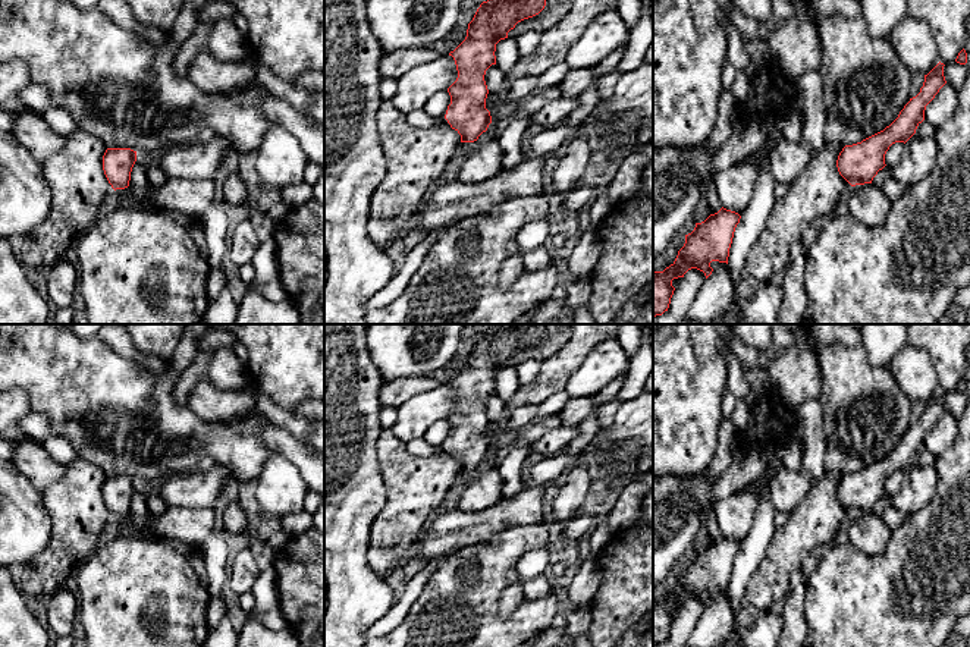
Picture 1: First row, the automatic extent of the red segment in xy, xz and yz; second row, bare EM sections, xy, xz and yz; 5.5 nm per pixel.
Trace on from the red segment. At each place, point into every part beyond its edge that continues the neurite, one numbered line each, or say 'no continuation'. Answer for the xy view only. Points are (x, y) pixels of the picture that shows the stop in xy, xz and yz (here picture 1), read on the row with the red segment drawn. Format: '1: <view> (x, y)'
no continuation

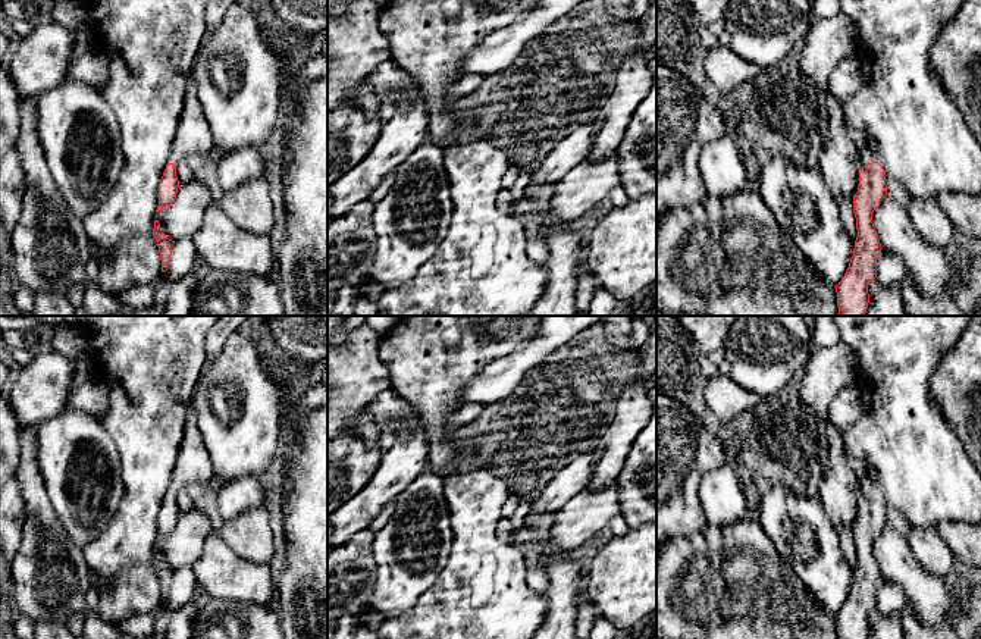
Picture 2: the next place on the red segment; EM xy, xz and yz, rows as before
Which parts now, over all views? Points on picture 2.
1: yz (870, 153)

